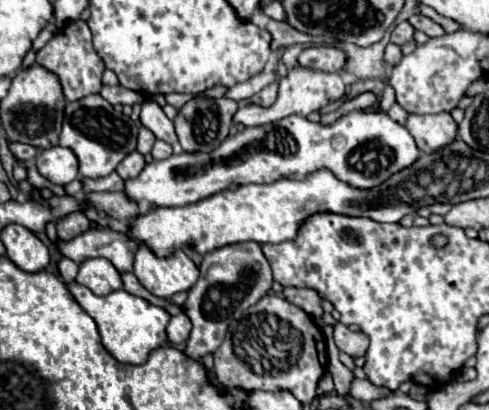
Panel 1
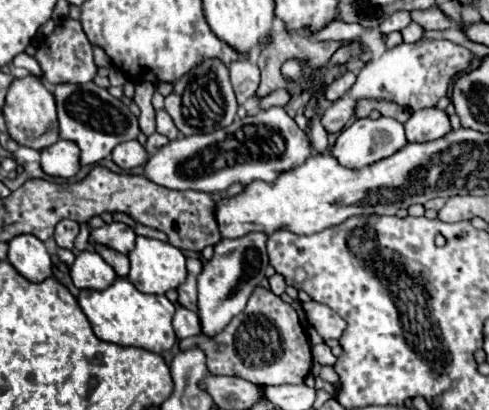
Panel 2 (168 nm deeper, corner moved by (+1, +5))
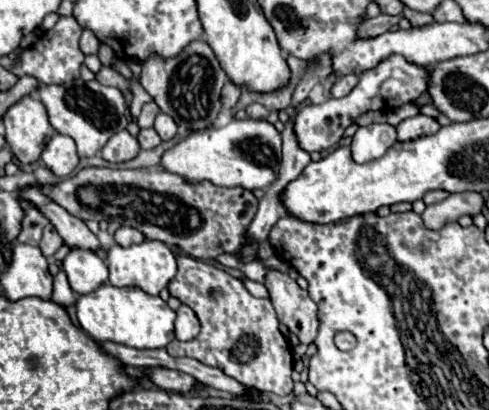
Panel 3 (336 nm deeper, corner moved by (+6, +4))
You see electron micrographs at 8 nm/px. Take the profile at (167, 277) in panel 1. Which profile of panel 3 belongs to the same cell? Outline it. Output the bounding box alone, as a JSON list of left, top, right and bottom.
[106,241,176,295]

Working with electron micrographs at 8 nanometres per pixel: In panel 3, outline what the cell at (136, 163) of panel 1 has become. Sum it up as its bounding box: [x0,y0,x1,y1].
[102,131,140,163]

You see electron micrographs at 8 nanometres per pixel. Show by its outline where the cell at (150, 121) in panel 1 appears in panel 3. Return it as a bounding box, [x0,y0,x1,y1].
[154,113,176,141]

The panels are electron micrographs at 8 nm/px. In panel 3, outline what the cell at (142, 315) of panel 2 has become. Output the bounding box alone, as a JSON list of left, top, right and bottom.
[76,285,176,349]

